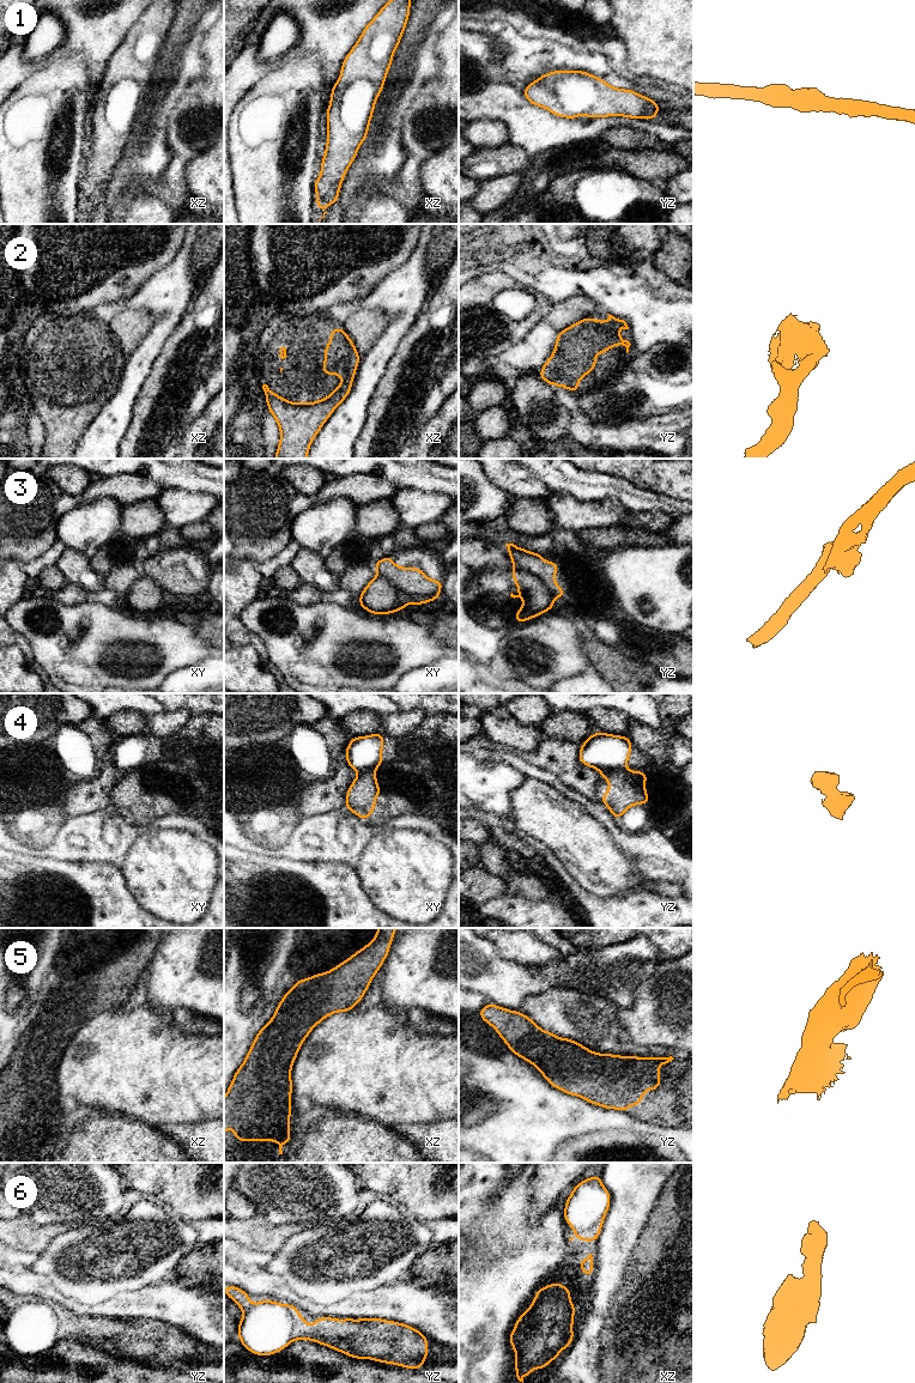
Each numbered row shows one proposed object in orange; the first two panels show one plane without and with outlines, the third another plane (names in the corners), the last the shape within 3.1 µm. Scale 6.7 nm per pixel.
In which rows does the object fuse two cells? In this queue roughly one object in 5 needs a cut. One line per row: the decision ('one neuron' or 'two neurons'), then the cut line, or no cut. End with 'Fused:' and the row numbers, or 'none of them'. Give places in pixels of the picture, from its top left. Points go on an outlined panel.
1: one neuron; no cut
2: one neuron; no cut
3: two neurons; cut in yz along (515, 566), (535, 575), (555, 596)
4: two neurons; cut in yz along (625, 768), (601, 772)
5: one neuron; no cut
6: one neuron; no cut
Fused: 3, 4

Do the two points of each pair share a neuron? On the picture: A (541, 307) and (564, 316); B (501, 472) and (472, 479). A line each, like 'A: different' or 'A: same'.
A: different
B: different

